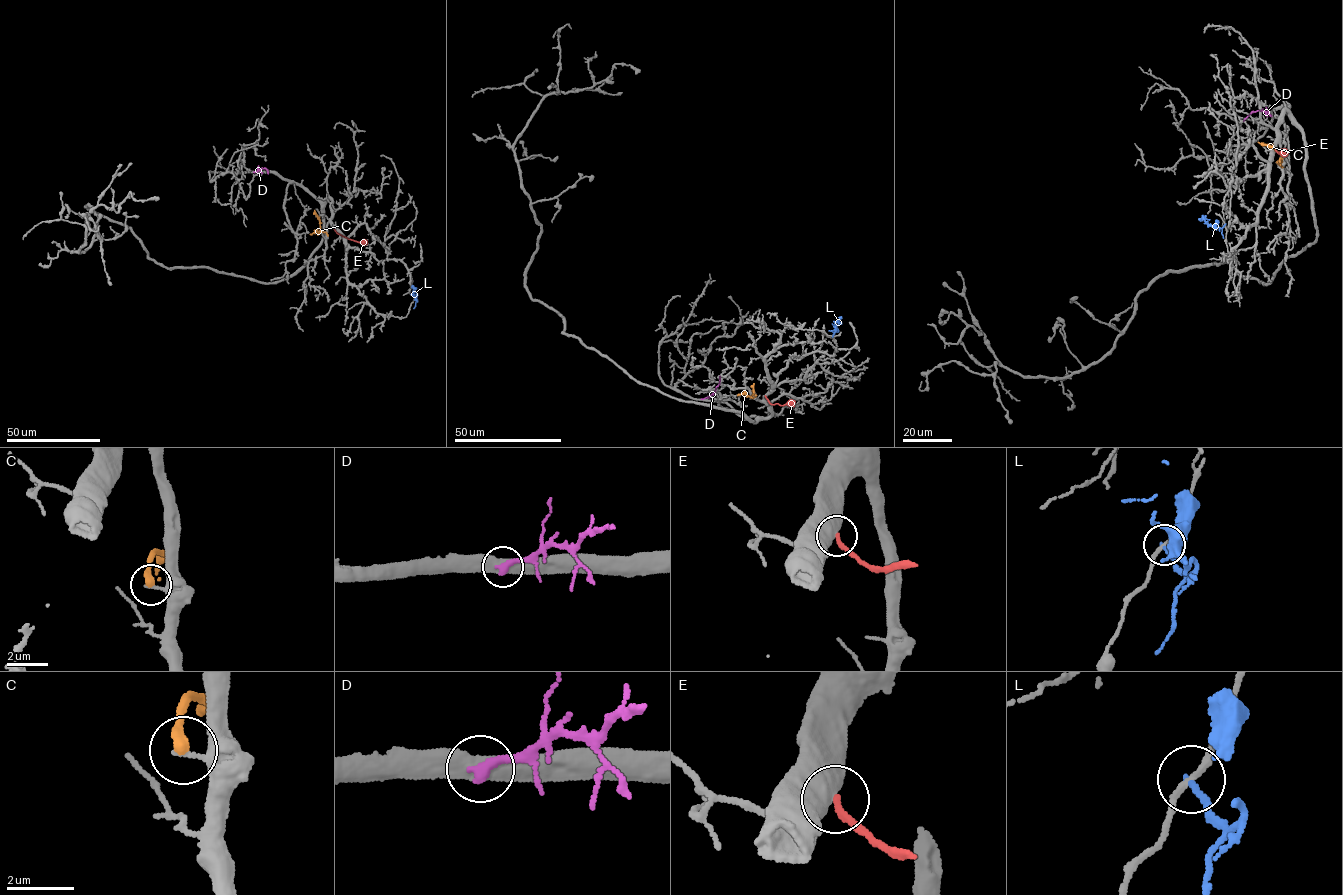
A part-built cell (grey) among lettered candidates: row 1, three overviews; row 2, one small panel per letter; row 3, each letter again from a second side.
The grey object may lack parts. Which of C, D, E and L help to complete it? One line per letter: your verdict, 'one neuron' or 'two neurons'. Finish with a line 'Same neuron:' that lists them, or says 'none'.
C: two neurons
D: two neurons
E: two neurons
L: two neurons
Same neuron: none

